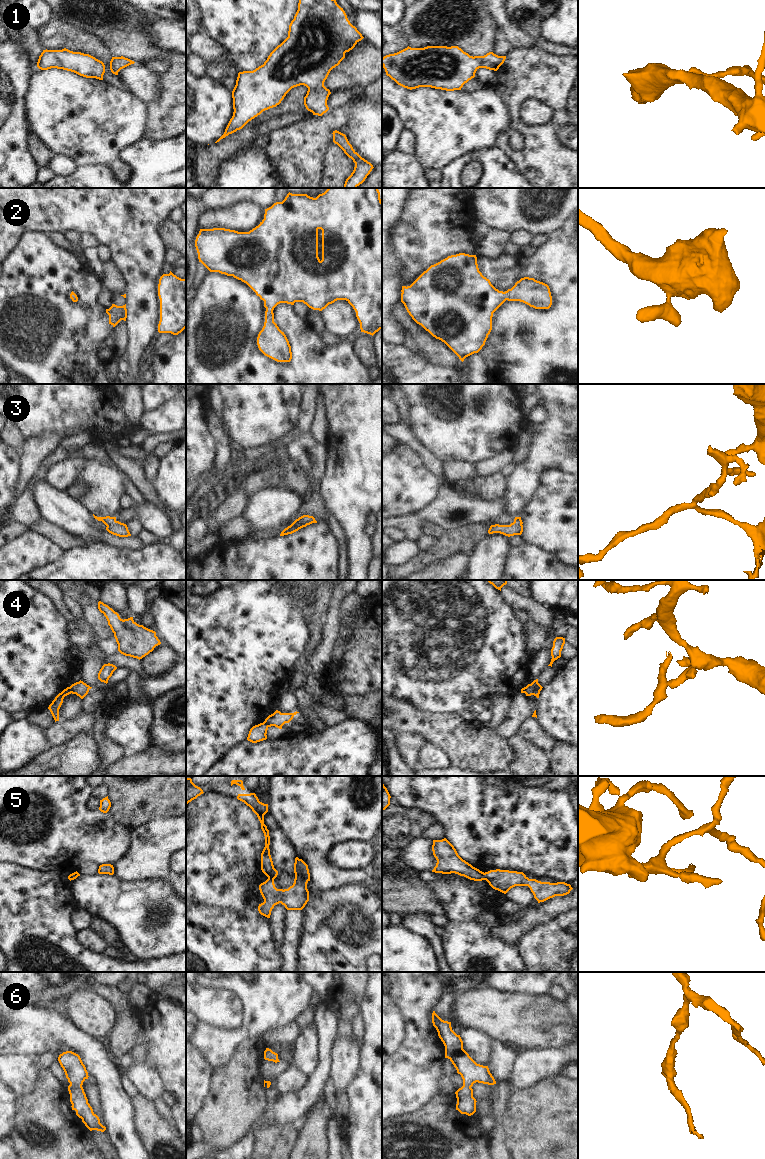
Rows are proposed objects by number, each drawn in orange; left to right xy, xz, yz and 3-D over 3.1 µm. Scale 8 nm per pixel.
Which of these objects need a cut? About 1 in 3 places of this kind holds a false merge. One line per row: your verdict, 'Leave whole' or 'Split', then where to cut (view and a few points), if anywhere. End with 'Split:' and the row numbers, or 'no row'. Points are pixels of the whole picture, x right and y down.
1: Leave whole. No split
2: Leave whole. No split
3: Leave whole. No split
4: Split. Split along xy (69, 687), (71, 692)
5: Split. Split along yz (483, 873), (485, 879)
6: Leave whole. No split
Split: 4, 5

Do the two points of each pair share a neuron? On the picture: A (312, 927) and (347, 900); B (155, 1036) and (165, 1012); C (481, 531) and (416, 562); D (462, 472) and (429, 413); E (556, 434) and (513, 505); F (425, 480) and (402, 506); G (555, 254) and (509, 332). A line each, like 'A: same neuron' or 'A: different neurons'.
A: same neuron
B: same neuron
C: same neuron
D: different neurons
E: same neuron
F: same neuron
G: same neuron

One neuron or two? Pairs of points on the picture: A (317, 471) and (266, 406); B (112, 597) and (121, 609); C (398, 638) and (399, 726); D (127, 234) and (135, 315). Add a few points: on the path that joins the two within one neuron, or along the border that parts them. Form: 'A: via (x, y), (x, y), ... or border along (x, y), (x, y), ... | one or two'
A: border along (301, 405), (296, 428) | two
B: via (115, 600), (121, 606) | one
C: border along (392, 695), (408, 700), (420, 709) | two
D: via (137, 254), (137, 295) | one

